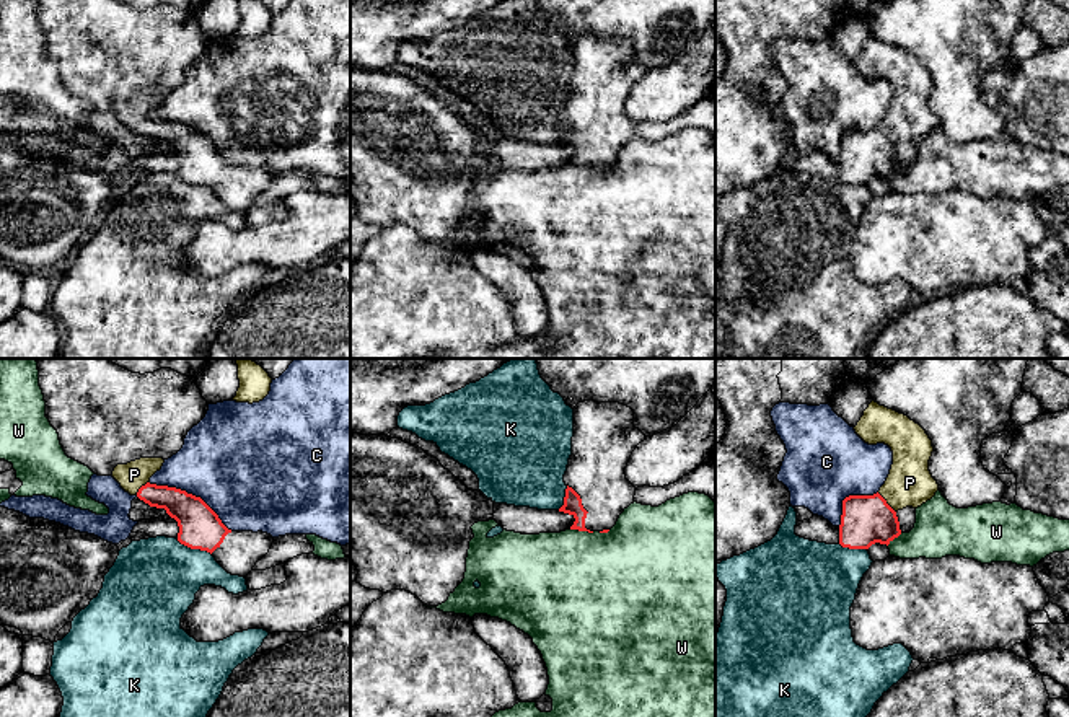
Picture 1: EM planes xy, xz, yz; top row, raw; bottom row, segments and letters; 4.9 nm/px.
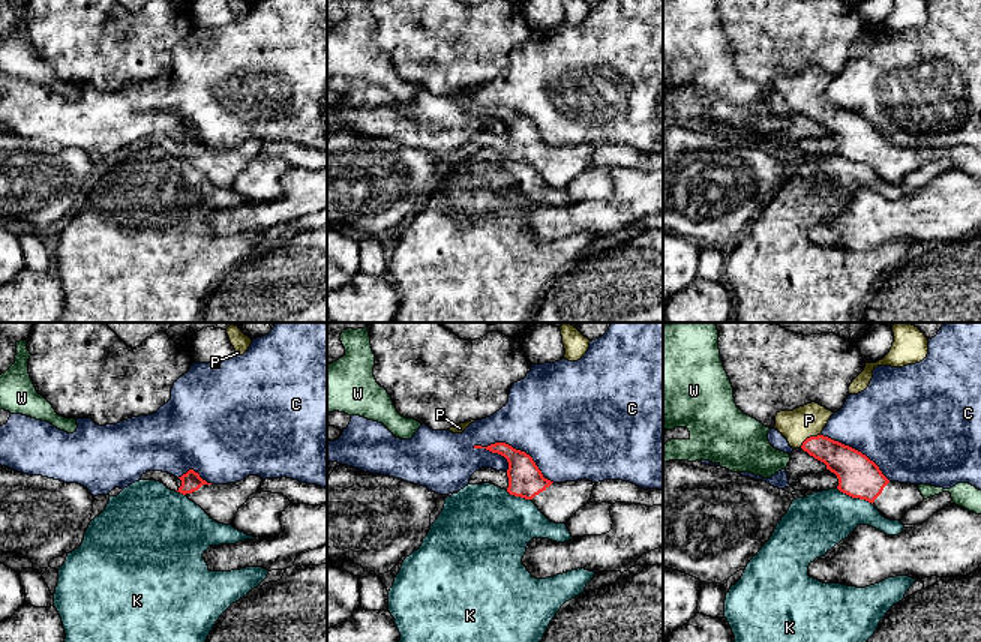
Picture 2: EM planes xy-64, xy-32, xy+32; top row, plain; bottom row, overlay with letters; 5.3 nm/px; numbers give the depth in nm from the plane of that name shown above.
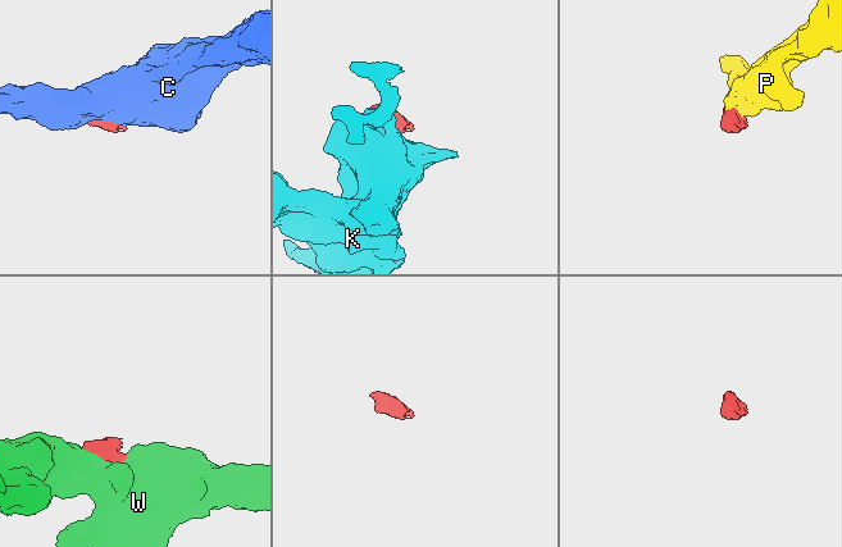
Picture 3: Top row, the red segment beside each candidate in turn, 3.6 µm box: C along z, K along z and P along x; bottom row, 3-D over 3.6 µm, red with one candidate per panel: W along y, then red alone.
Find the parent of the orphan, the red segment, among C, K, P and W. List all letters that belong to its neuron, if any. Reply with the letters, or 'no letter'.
P

